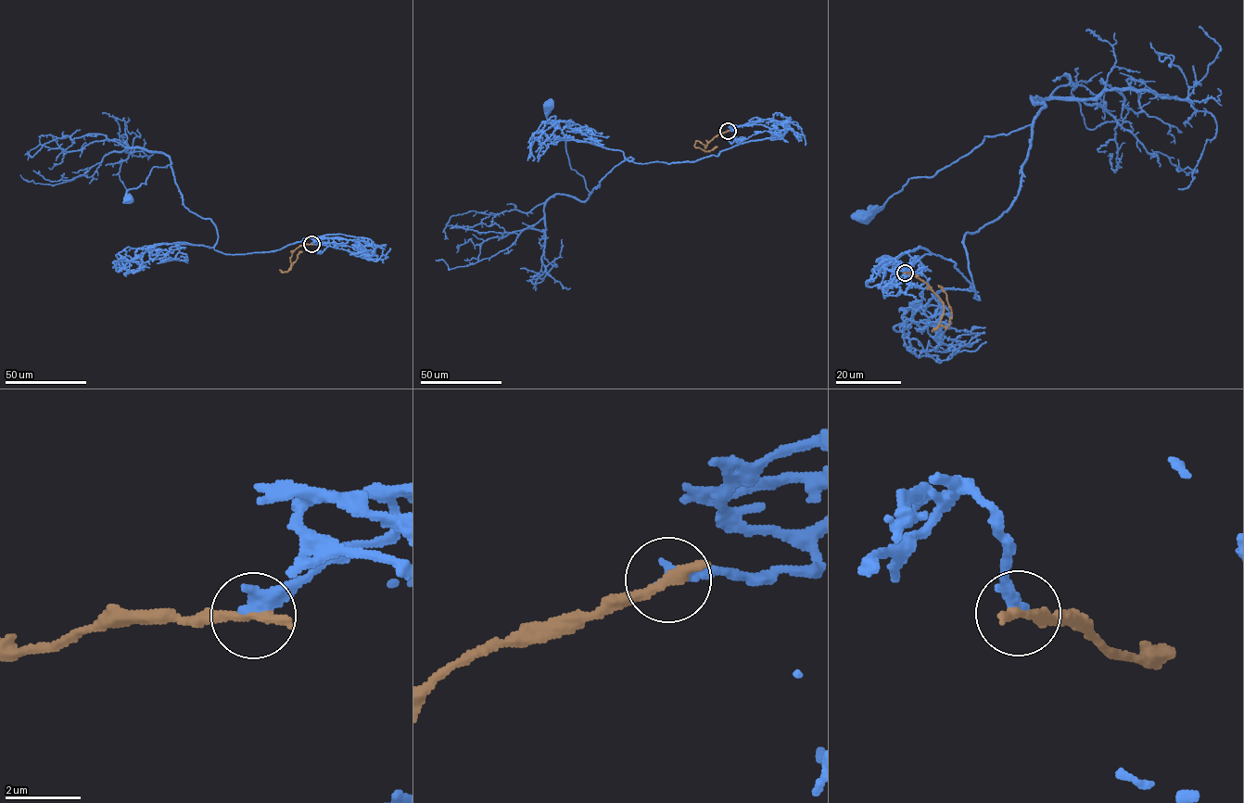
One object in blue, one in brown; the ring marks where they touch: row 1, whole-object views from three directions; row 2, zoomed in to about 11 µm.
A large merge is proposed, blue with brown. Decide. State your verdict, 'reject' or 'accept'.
reject

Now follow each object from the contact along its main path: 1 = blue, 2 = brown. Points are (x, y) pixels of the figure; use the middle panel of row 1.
1: (728, 131), (784, 126), (694, 161), (627, 159), (589, 194), (548, 104)
2: (728, 131), (714, 137), (705, 147), (698, 141), (694, 145), (704, 151), (717, 146)

